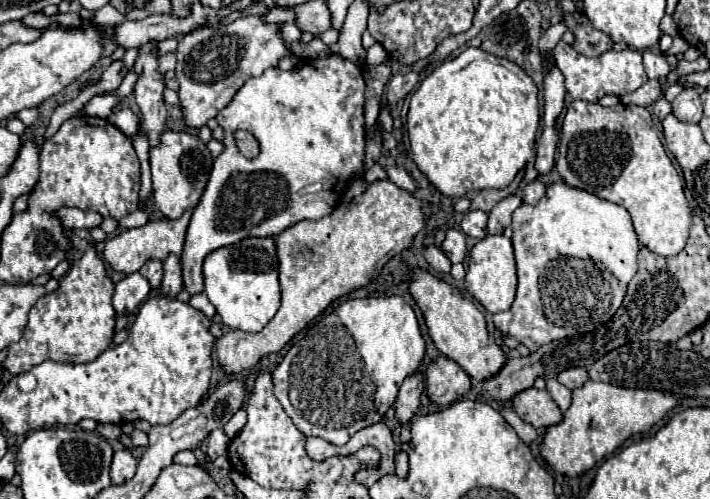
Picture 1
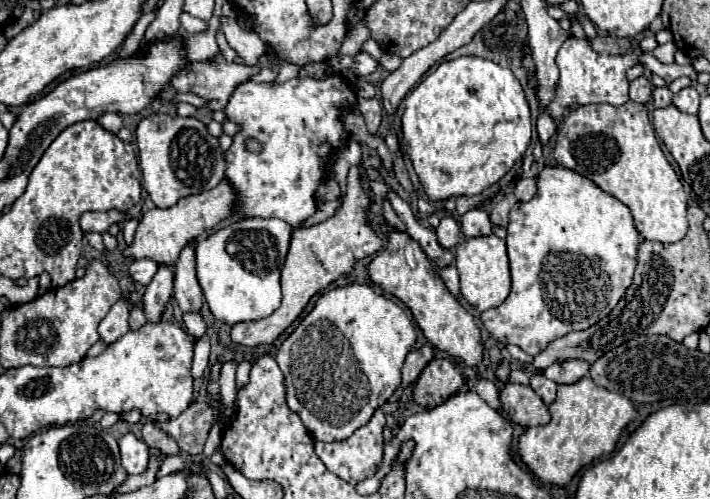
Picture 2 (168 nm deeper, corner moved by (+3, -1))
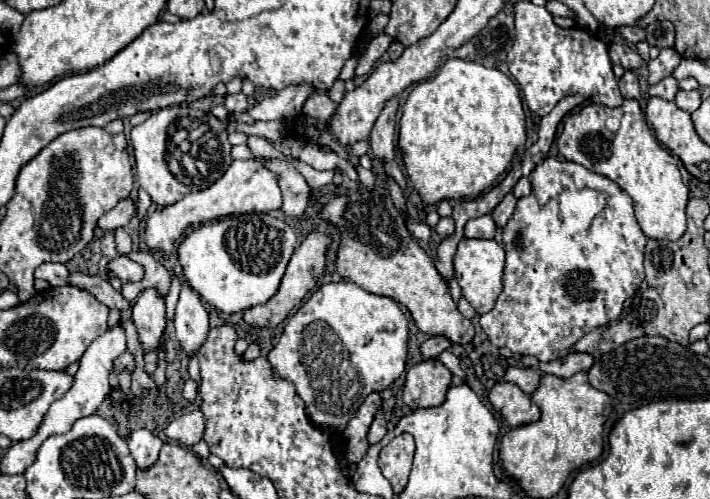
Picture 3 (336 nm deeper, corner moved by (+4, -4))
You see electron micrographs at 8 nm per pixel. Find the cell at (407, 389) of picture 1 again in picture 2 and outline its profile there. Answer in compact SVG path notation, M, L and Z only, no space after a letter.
M424 344L418 350L412 350L406 356L406 362L402 366L402 388L406 388L408 384L412 384L418 374L424 370L424 366L434 358L434 348L430 344Z

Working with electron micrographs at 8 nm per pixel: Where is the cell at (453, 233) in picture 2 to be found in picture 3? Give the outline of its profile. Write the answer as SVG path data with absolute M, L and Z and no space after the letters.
M441 217L441 221L437 223L435 231L437 231L437 235L439 235L441 239L445 239L445 237L451 237L451 235L455 233L455 221L453 221L451 217Z

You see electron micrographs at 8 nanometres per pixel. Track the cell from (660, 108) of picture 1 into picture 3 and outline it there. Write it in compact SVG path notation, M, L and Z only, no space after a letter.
M665 77L663 81L659 81L657 85L651 85L649 87L649 95L651 97L661 97L665 101L673 101L675 99L675 93L677 93L677 81L673 77Z

